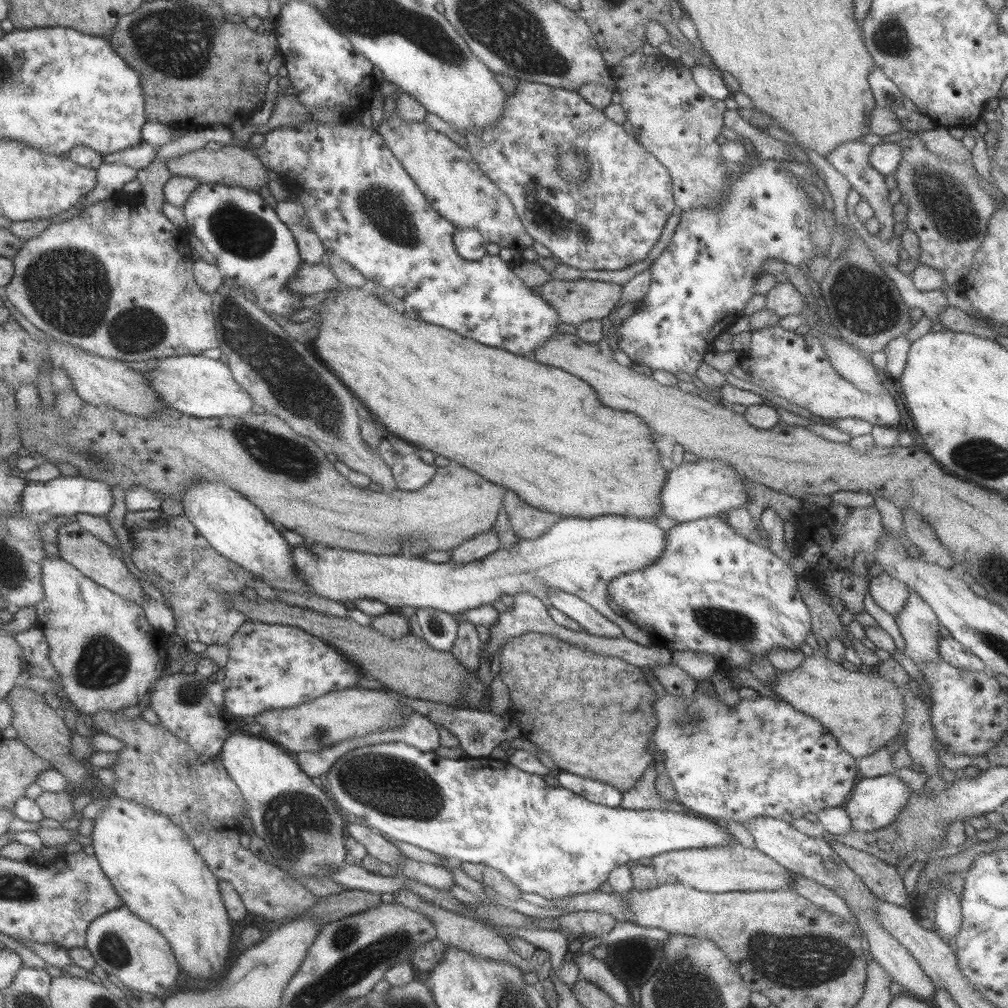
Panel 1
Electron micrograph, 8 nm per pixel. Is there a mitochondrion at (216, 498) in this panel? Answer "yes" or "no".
no

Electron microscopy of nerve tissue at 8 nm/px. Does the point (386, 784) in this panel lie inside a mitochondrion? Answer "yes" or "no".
yes

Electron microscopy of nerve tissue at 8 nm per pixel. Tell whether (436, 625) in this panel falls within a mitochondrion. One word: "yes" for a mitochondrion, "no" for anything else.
yes

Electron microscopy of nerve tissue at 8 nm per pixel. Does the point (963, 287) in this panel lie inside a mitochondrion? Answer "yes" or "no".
no

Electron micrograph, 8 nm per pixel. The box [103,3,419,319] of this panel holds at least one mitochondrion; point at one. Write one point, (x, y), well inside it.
(174, 42)

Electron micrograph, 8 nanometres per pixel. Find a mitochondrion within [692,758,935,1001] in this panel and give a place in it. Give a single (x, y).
(789, 962)

